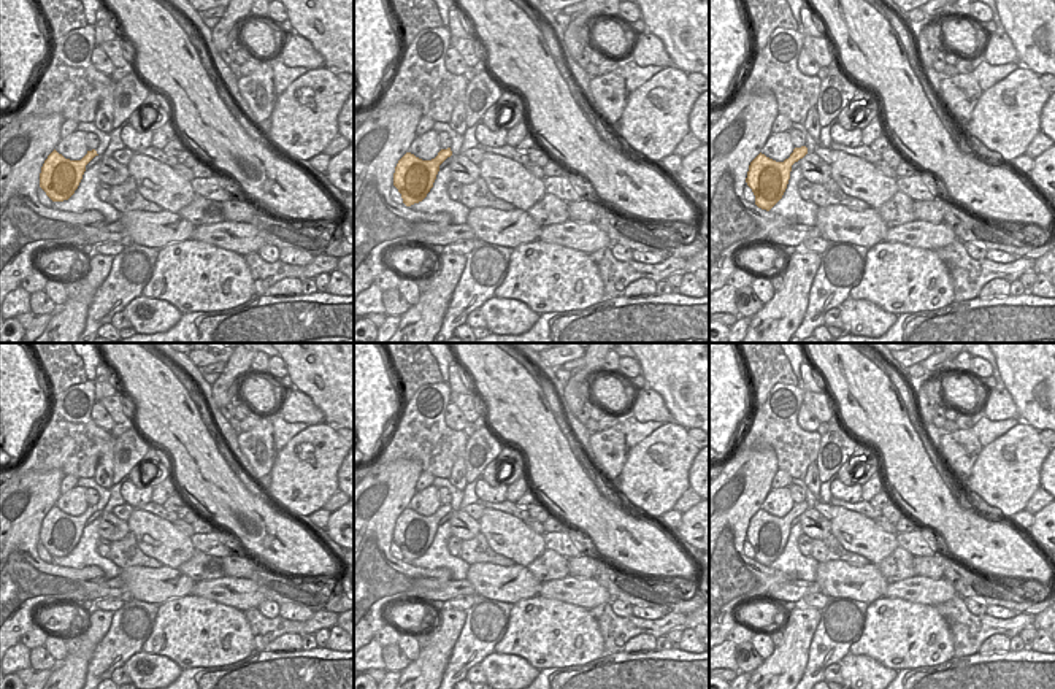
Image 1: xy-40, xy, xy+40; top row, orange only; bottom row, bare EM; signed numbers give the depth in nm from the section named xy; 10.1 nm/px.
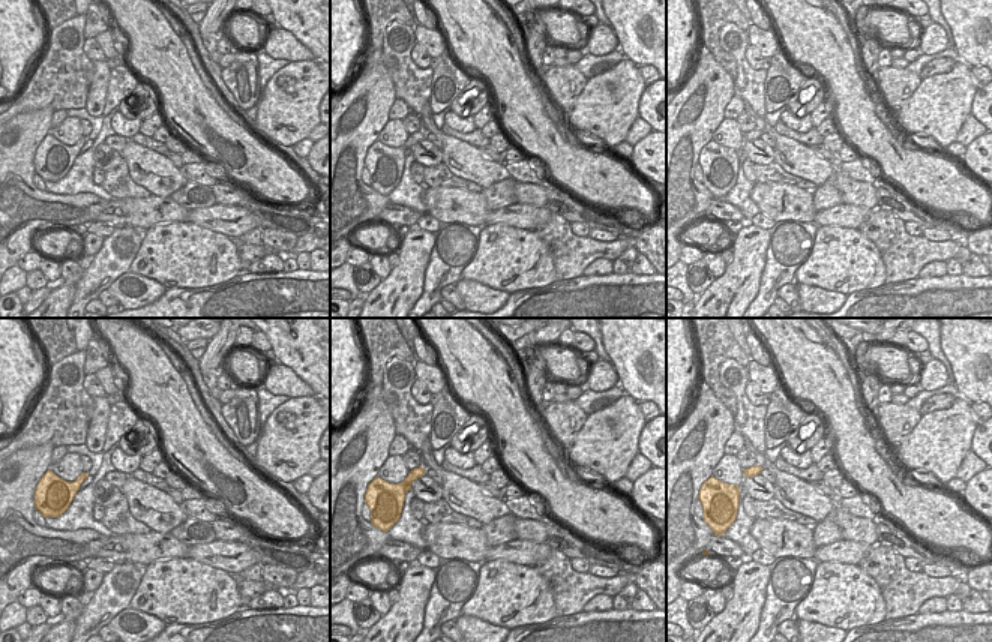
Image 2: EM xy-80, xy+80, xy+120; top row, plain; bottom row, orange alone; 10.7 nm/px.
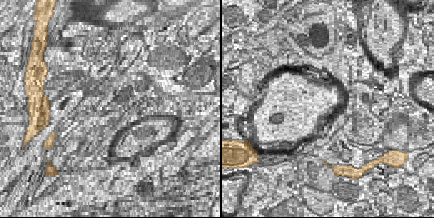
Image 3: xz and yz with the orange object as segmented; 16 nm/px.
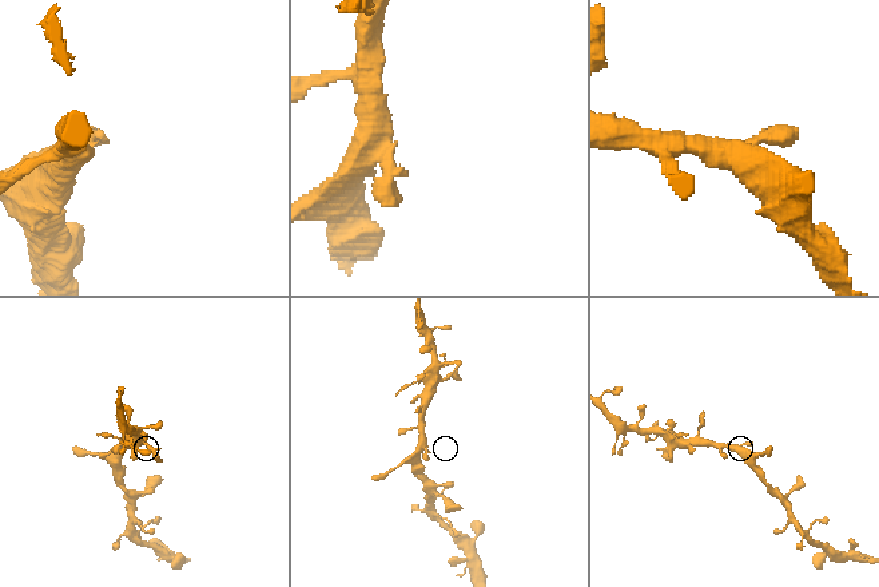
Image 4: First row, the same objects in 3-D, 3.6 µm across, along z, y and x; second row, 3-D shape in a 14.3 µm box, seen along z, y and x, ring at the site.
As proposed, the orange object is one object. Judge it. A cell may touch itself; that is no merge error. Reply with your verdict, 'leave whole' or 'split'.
leave whole

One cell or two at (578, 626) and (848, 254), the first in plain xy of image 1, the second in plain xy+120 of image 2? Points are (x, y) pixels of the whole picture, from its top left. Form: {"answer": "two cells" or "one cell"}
{"answer": "one cell"}

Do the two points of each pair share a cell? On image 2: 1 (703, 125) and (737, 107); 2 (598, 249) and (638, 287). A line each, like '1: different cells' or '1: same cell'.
1: different cells
2: different cells

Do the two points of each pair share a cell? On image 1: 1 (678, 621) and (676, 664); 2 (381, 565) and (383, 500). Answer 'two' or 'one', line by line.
1: two
2: one

